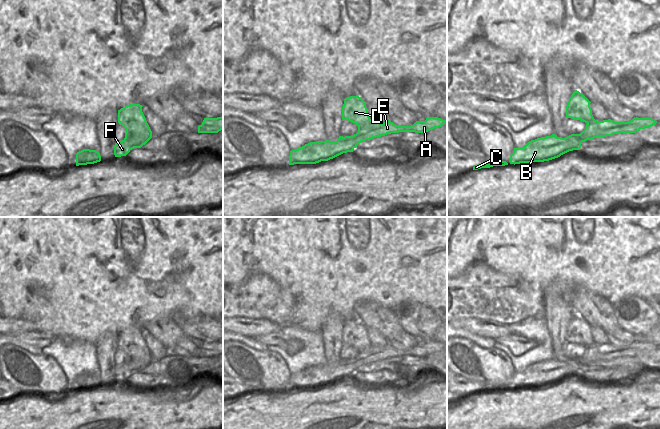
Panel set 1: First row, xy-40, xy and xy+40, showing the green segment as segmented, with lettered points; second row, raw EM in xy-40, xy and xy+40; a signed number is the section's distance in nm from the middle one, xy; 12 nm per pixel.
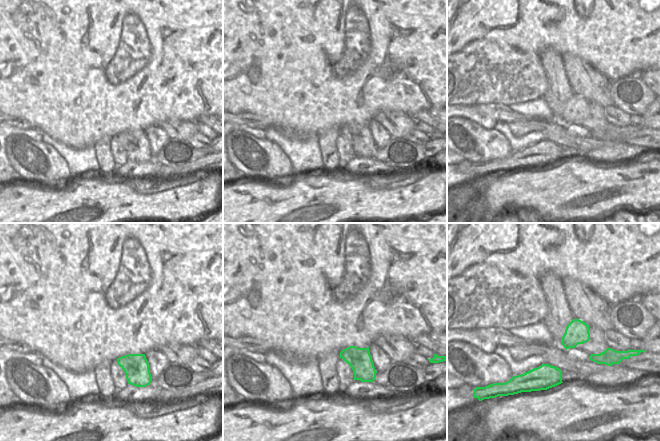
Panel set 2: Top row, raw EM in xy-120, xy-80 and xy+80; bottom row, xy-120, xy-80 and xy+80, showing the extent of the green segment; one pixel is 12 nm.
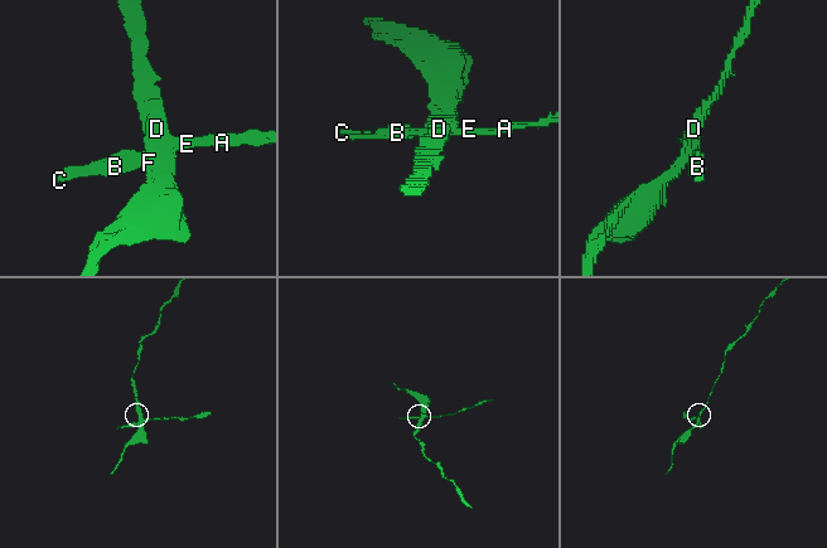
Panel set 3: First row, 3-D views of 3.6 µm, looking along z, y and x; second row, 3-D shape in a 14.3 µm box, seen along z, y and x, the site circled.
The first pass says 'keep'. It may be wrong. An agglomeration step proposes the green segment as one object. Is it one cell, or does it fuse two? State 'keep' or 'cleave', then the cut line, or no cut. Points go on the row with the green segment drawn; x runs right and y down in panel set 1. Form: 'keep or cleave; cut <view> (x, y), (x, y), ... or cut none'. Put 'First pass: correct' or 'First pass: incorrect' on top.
First pass: incorrect
cleave; cut xy (372, 121), (369, 127), (362, 127), (358, 131)

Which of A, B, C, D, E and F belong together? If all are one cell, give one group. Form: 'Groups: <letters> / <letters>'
Groups: A B C E F / D

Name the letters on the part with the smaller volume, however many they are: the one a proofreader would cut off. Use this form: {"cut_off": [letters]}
{"cut_off": ["A", "B", "C", "E", "F"]}

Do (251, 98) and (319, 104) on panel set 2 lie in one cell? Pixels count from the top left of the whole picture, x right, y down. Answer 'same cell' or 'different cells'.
same cell

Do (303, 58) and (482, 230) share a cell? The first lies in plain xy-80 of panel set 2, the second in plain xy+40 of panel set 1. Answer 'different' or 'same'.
same

